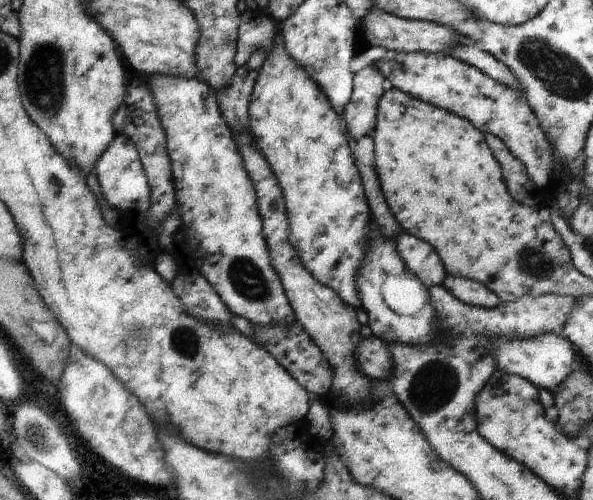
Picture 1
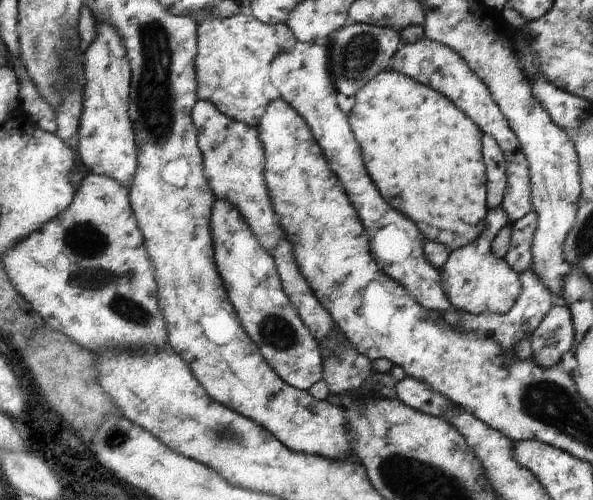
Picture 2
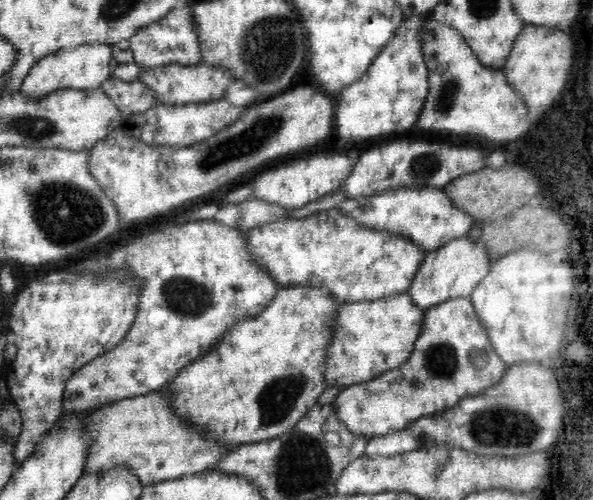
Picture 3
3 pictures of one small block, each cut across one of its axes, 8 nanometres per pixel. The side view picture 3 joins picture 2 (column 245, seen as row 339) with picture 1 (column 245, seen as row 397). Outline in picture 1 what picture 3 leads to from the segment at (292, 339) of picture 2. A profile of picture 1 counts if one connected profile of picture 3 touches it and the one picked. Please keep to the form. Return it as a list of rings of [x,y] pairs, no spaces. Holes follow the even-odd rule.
[[[152,75],[148,81],[149,90],[166,140],[177,213],[183,226],[187,224],[195,230],[195,256],[201,260],[199,274],[211,285],[213,292],[223,301],[231,314],[241,316],[254,326],[271,326],[281,322],[291,325],[294,322],[293,313],[279,277],[269,262],[254,190],[243,168],[241,156],[235,148],[232,131],[219,114],[215,92],[199,77]]]

